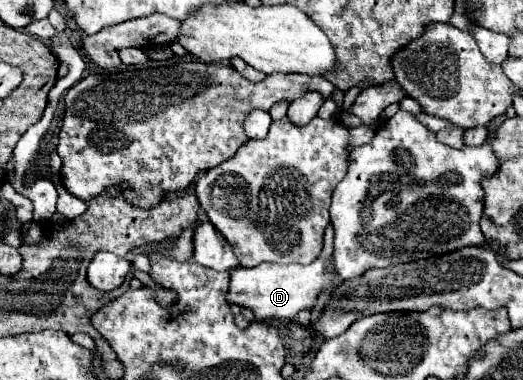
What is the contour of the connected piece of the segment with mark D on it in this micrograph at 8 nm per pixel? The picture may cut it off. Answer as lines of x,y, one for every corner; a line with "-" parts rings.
326,227
323,251
311,265
277,265
277,263
261,263
251,269
237,267
231,271
231,283
227,301
237,303
241,307
249,307
257,319
293,319
301,311
311,311
317,297
323,291
335,291
343,279
337,277
335,271
329,269
333,252
334,229

